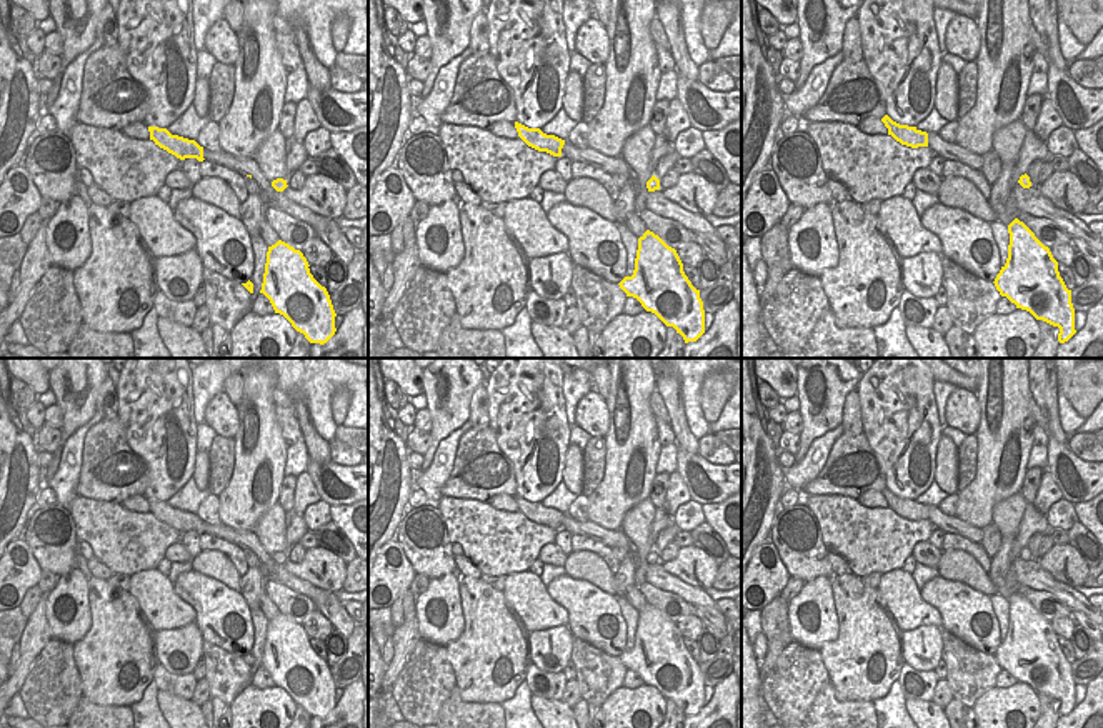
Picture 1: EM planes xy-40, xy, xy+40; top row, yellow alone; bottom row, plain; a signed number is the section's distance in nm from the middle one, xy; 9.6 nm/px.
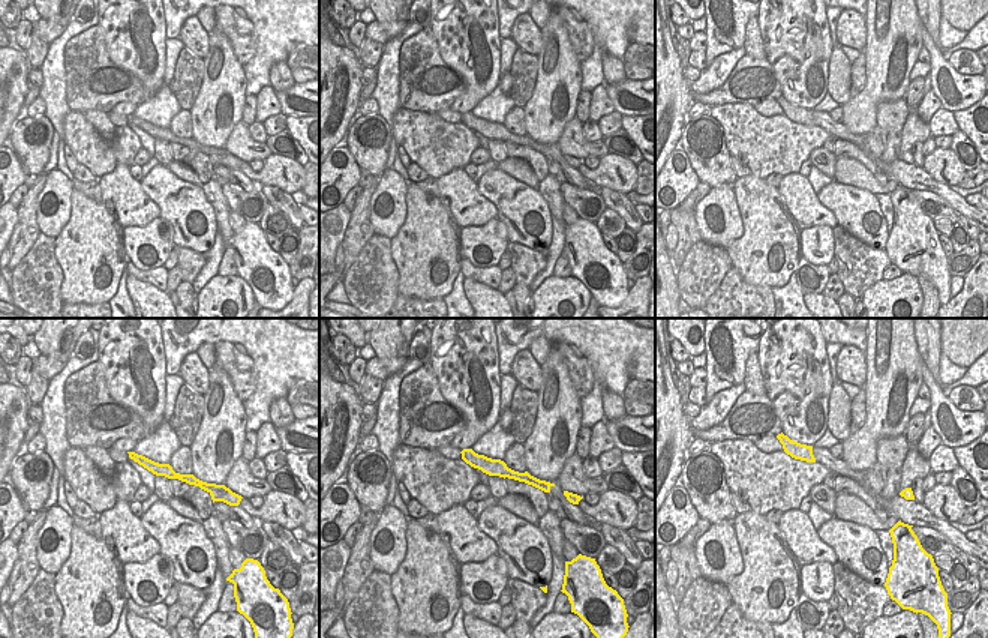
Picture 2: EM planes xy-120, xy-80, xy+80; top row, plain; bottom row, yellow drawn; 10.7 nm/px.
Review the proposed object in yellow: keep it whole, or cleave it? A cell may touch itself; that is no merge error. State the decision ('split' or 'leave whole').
leave whole

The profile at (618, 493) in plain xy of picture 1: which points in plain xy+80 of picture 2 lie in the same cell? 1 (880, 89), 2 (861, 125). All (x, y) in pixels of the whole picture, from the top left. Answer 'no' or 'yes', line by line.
1: yes
2: yes

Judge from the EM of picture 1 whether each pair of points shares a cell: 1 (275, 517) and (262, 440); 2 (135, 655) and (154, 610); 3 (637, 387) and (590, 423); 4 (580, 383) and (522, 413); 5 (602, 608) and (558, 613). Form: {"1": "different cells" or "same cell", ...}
{"1": "different cells", "2": "different cells", "3": "different cells", "4": "different cells", "5": "different cells"}

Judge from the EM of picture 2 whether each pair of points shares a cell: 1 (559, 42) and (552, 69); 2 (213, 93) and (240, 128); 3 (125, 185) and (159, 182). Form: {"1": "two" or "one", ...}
{"1": "one", "2": "two", "3": "two"}

